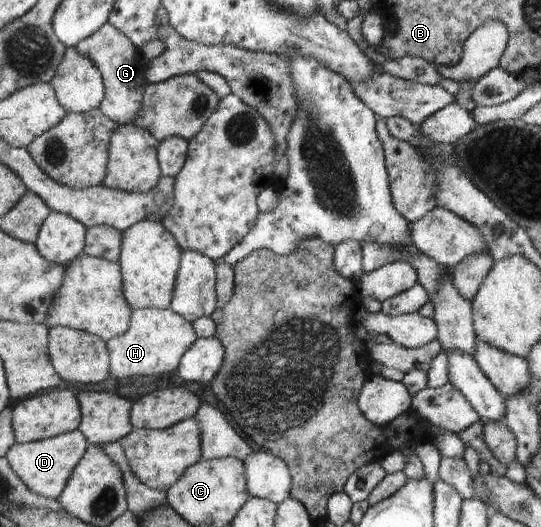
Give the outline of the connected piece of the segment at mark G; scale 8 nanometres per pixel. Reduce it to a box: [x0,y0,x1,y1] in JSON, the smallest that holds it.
[75,22,147,126]

